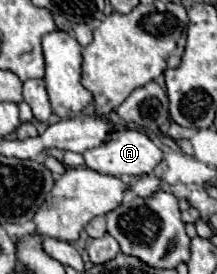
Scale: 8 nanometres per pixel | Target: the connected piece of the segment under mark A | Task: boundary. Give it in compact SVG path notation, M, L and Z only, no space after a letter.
M124 128L124 130L110 132L110 136L98 148L86 150L84 152L84 160L86 160L86 166L90 170L96 170L100 174L112 174L112 176L144 174L144 172L148 174L162 160L162 152L160 152L160 148L146 134L142 134L138 130Z

